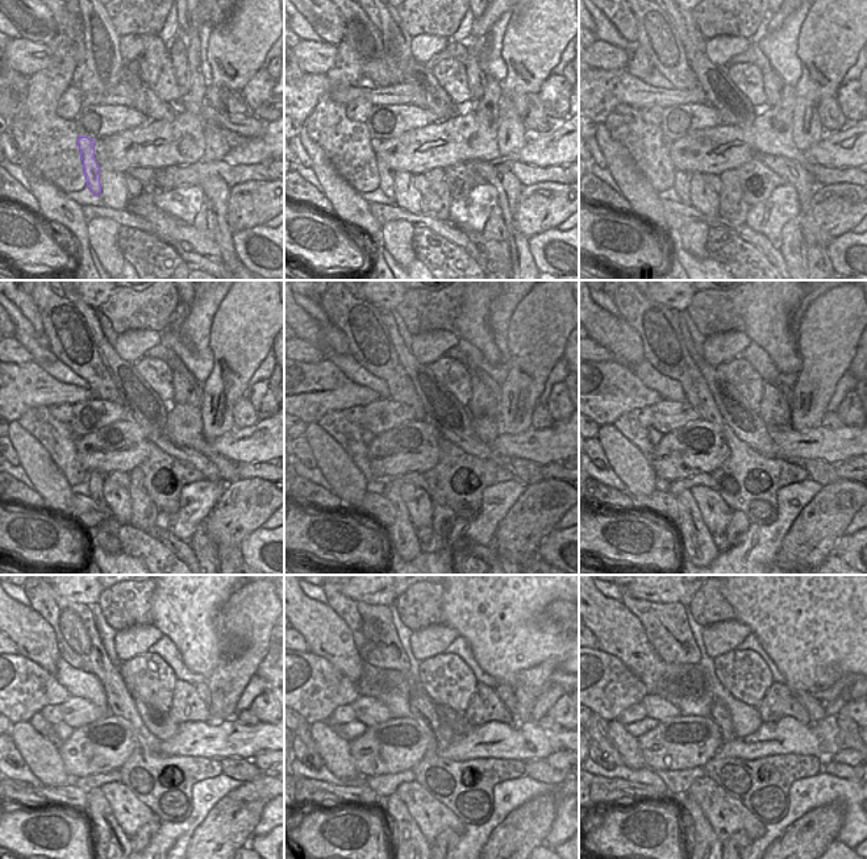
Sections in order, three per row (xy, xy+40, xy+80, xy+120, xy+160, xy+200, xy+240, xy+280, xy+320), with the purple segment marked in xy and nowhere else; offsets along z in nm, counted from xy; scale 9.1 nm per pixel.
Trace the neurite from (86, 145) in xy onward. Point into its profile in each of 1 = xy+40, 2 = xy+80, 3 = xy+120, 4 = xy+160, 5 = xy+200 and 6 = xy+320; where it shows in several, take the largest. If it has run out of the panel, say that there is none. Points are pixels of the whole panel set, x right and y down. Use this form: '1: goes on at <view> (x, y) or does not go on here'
1: goes on at xy+40 (387, 176)
2: goes on at xy+80 (682, 178)
3: goes on at xy+120 (95, 479)
4: goes on at xy+160 (400, 536)
5: goes on at xy+200 (696, 543)
6: goes on at xy+320 (701, 841)

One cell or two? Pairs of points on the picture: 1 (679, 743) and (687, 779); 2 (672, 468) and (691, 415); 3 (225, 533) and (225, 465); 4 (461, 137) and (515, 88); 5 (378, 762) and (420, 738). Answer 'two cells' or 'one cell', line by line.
1: two cells
2: two cells
3: two cells
4: two cells
5: one cell

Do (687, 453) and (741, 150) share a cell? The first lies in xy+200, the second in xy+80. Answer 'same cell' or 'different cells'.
same cell

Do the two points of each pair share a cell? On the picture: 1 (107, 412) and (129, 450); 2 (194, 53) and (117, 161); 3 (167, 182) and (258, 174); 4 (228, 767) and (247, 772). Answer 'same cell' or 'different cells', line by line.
1: different cells
2: same cell
3: same cell
4: same cell

